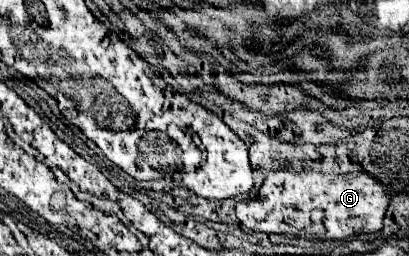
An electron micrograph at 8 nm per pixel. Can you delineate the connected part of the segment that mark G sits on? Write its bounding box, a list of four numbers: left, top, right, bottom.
[237,172,391,240]

